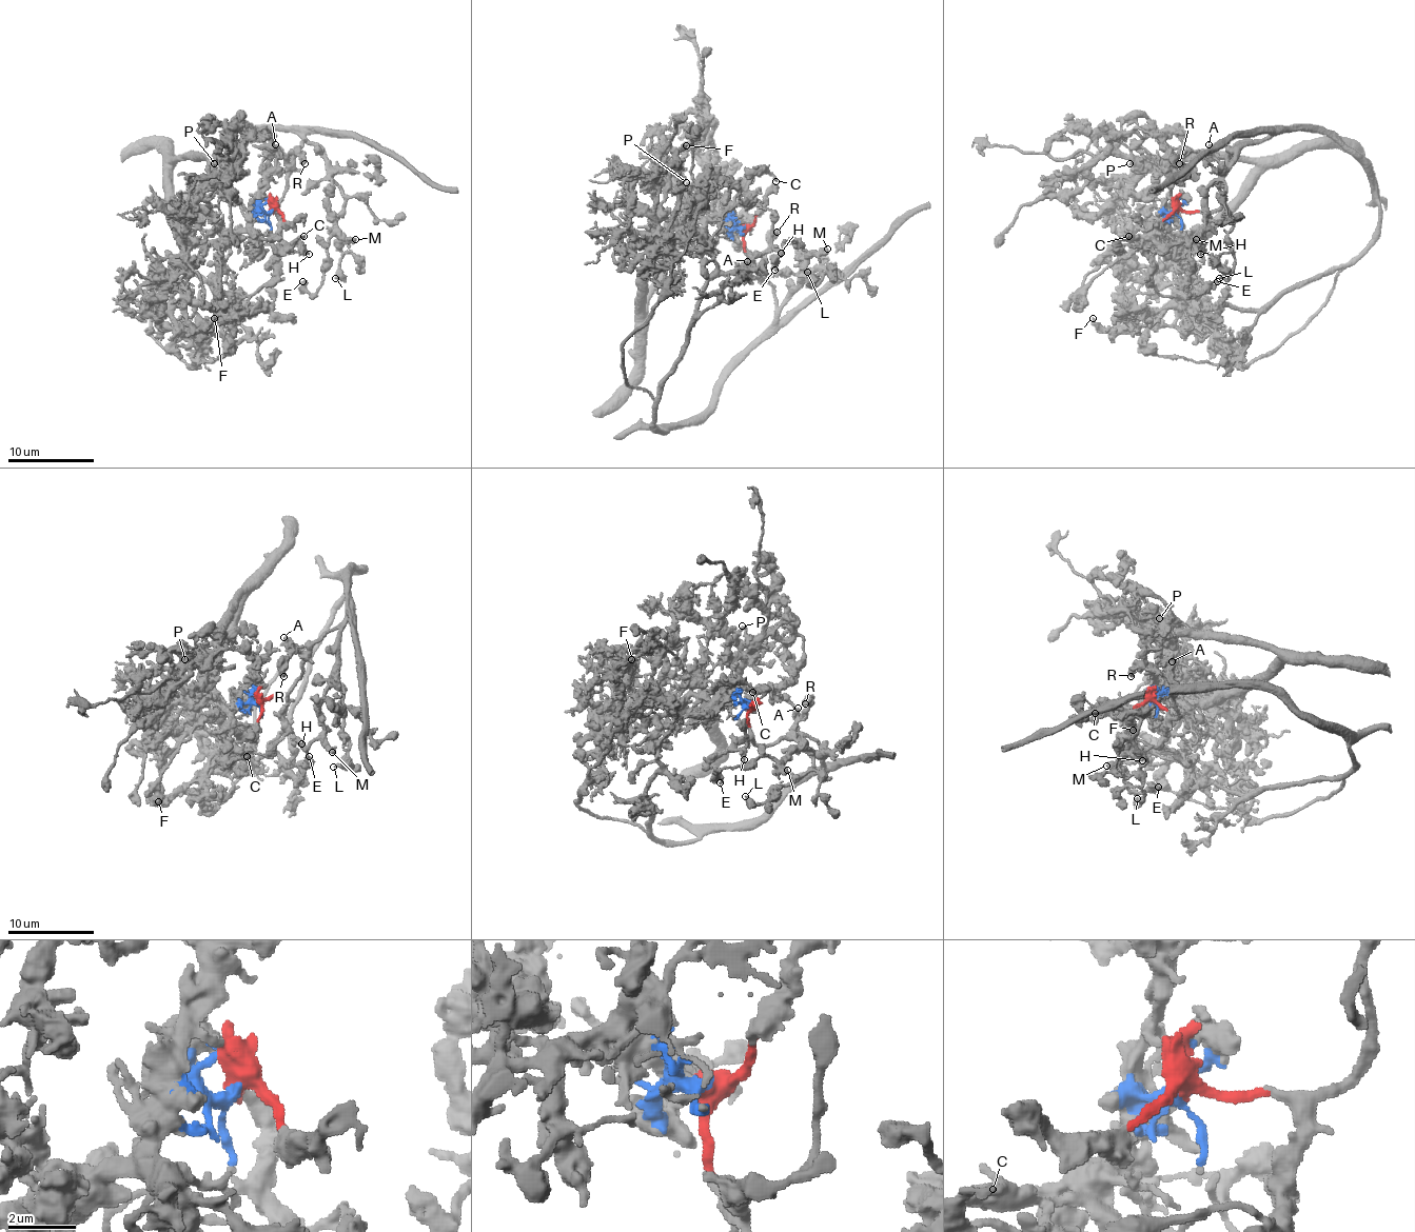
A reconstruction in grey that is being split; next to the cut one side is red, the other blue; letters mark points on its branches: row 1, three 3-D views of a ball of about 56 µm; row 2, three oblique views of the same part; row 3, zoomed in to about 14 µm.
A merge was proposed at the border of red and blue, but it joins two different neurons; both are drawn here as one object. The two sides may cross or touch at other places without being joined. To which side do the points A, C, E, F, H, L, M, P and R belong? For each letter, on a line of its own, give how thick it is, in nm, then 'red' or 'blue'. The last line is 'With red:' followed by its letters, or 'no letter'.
A: 500 nm | red
C: 240 nm | blue
E: 240 nm | red
F: 240 nm | blue
H: 360 nm | red
L: 320 nm | red
M: 500 nm | red
P: 240 nm | blue
R: 440 nm | red
With red: A, E, H, L, M, R

